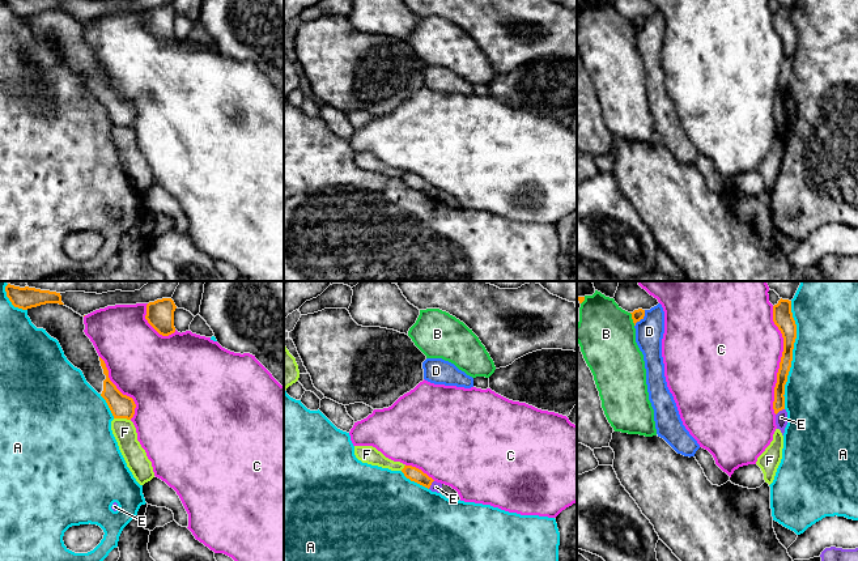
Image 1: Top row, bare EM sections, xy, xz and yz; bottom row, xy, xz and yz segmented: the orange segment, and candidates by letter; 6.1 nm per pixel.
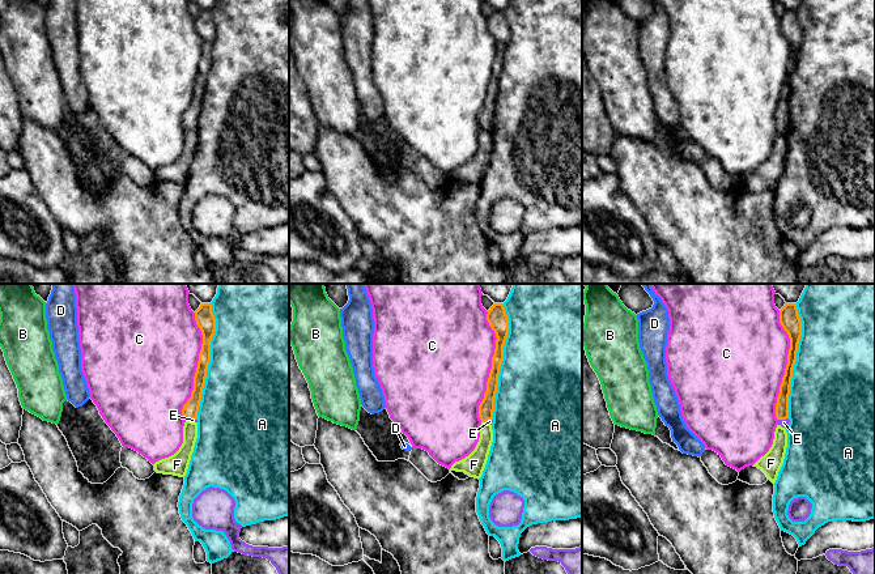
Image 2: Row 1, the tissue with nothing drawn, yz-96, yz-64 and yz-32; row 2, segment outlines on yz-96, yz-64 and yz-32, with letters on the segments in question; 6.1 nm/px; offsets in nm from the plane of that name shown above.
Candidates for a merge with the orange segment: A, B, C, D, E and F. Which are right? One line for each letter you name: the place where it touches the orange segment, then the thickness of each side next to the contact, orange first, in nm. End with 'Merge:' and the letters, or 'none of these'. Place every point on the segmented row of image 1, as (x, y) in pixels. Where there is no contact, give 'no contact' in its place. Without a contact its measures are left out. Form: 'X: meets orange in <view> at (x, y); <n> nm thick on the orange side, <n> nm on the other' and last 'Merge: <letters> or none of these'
E: meets orange in yz at (780, 409); 80 nm thick on the orange side, 80 nm on the other
Merge: E

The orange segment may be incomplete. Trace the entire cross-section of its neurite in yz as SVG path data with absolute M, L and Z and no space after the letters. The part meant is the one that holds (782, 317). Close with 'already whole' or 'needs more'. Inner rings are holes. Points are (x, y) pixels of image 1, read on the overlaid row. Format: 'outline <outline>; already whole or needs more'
outline M780 299L777 305L773 306L773 322L778 327L783 337L783 352L780 362L780 369L777 373L777 383L774 387L774 401L773 409L776 413L776 425L781 430L782 435L787 425L787 412L785 409L785 384L787 382L787 375L793 361L793 349L797 339L797 324L791 313L791 301Z; needs more

